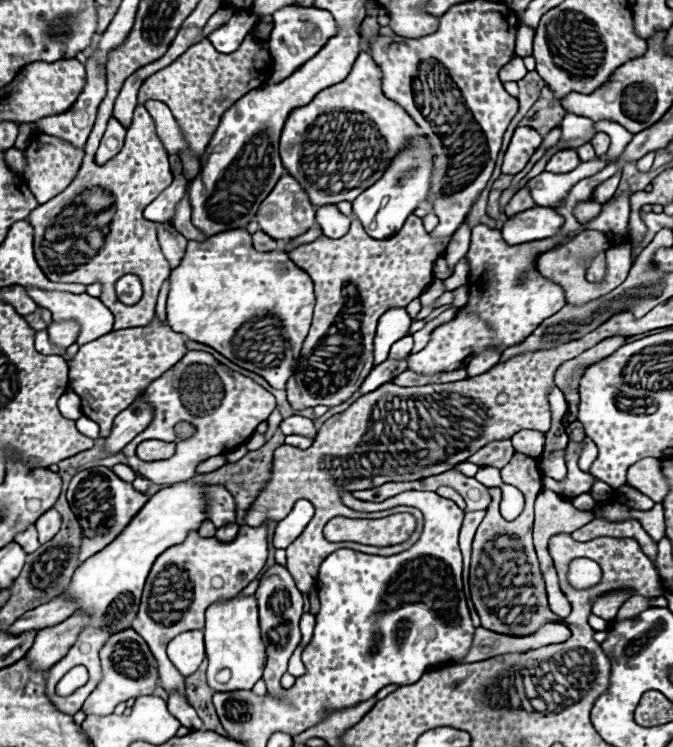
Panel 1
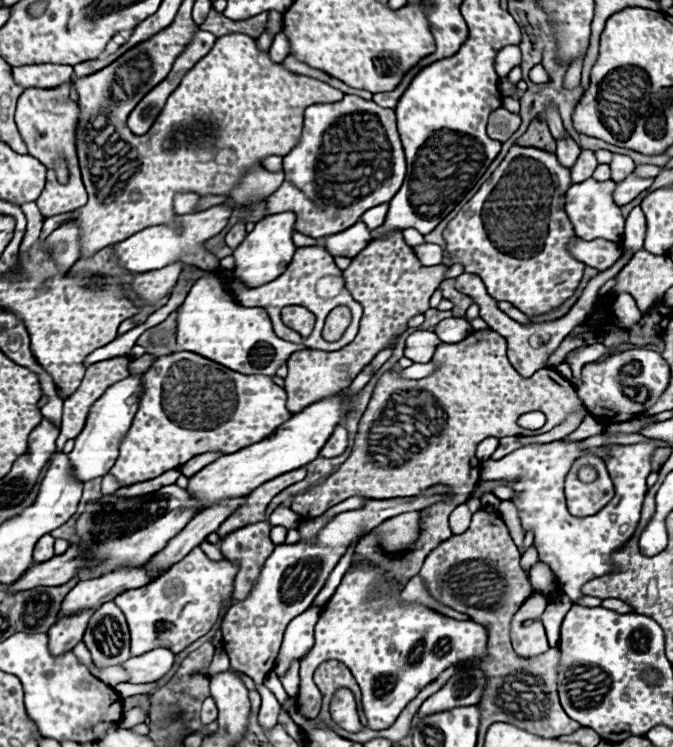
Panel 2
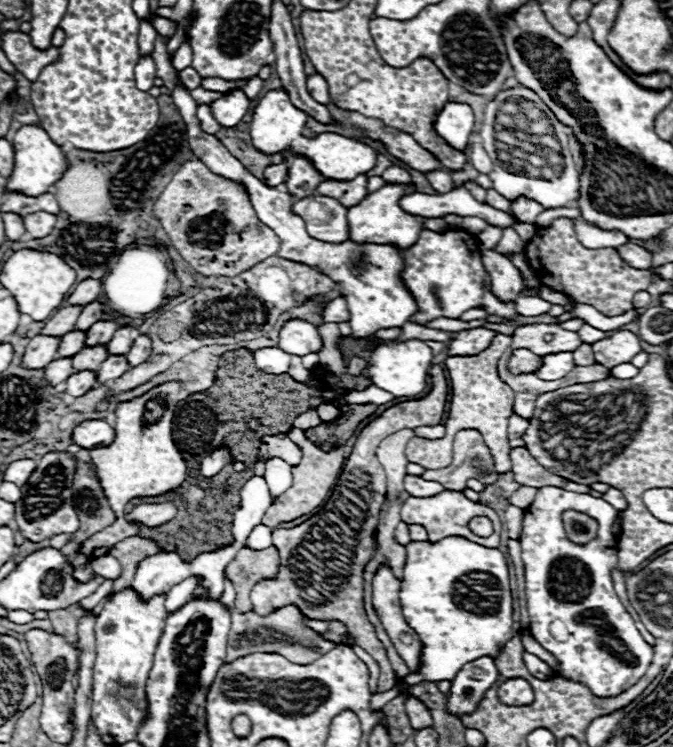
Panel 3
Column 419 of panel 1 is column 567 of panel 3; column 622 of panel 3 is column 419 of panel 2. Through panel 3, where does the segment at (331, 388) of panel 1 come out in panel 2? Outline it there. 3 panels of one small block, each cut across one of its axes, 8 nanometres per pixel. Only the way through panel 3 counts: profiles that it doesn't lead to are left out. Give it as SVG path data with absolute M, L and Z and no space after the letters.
M400 230L386 238L372 240L358 256L352 258L352 264L344 270L346 288L350 290L354 300L364 306L358 336L346 348L340 348L336 352L294 352L294 356L290 356L288 360L288 376L284 378L284 390L288 394L286 408L290 412L300 412L308 404L330 398L336 392L348 388L354 376L366 364L370 364L382 348L390 344L392 336L406 330L406 322L412 316L424 314L430 308L430 296L444 280L446 270L448 268L442 264L422 266L414 250L404 242Z

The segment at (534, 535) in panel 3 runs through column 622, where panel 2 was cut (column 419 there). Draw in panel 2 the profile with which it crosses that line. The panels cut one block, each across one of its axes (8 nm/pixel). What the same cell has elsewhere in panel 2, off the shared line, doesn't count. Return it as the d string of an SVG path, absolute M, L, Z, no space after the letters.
M358 564L358 568L346 572L346 576L342 578L340 586L336 588L334 596L328 600L328 604L324 606L320 620L316 624L316 644L314 648L306 654L306 658L300 662L300 712L304 716L318 716L320 708L322 708L322 694L316 688L312 674L314 670L326 662L326 660L340 660L344 662L350 672L354 674L354 678L360 678L360 688L362 693L363 712L368 718L368 726L372 730L382 730L388 728L390 724L394 724L394 720L398 718L398 714L404 710L404 706L414 700L414 696L426 686L430 684L442 670L446 670L448 666L472 660L472 658L482 658L486 656L486 630L480 624L474 624L472 620L452 620L446 618L434 610L428 610L424 606L398 606L396 604L396 596L400 592L390 592L384 596L378 596L376 600L370 600L370 592L374 588L386 588L388 582L378 582L380 572L378 568L362 568Z

